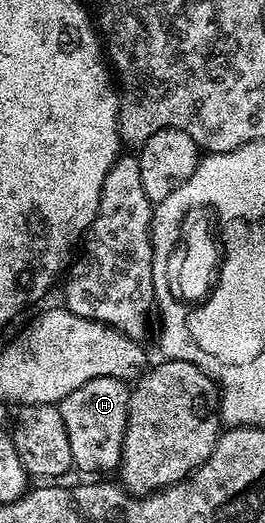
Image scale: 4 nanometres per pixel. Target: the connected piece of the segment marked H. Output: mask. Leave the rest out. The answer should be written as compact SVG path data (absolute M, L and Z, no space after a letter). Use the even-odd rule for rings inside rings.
M97 378L88 380L88 384L76 388L76 392L57 403L77 469L87 470L90 476L101 475L98 474L101 470L119 469L130 407L130 391L131 387L121 378Z

